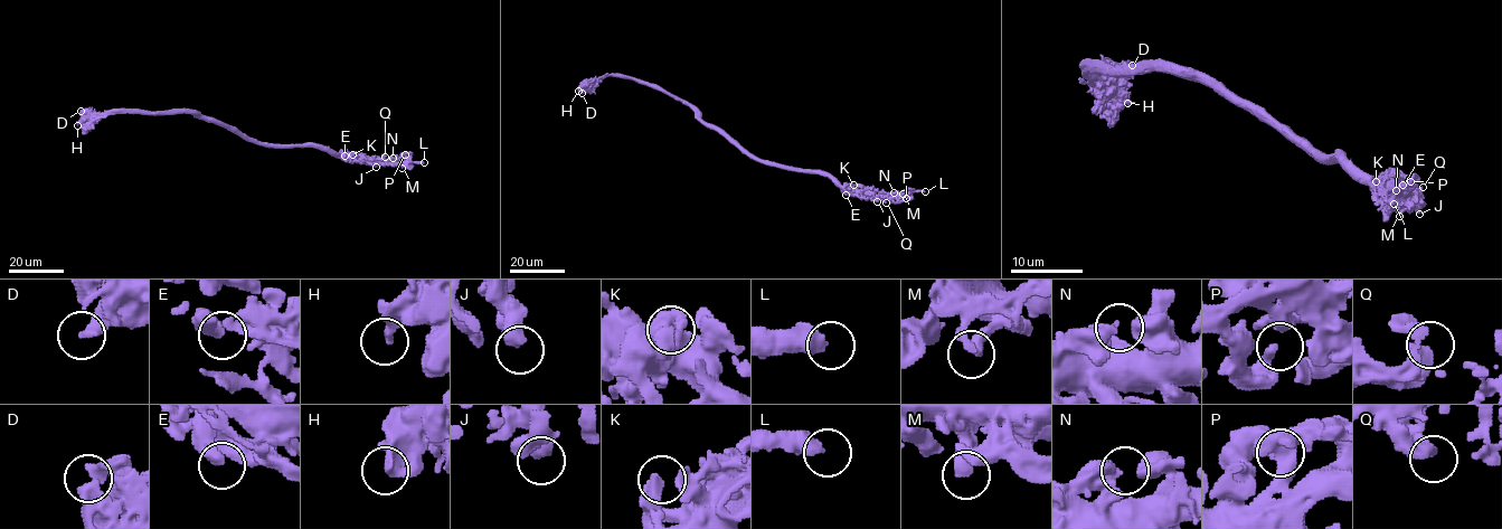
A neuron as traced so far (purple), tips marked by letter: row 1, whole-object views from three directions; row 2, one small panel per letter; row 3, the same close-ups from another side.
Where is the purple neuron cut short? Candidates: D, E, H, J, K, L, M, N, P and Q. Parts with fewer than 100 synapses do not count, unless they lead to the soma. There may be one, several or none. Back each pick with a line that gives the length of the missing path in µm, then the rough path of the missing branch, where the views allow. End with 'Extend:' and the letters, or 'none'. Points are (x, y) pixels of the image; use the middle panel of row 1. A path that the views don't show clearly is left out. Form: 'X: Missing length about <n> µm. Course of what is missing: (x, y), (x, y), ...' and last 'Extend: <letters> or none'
L: Missing length about 7 µm. Course of what is missing: (925, 191), (933, 187), (940, 190)
Extend: L

